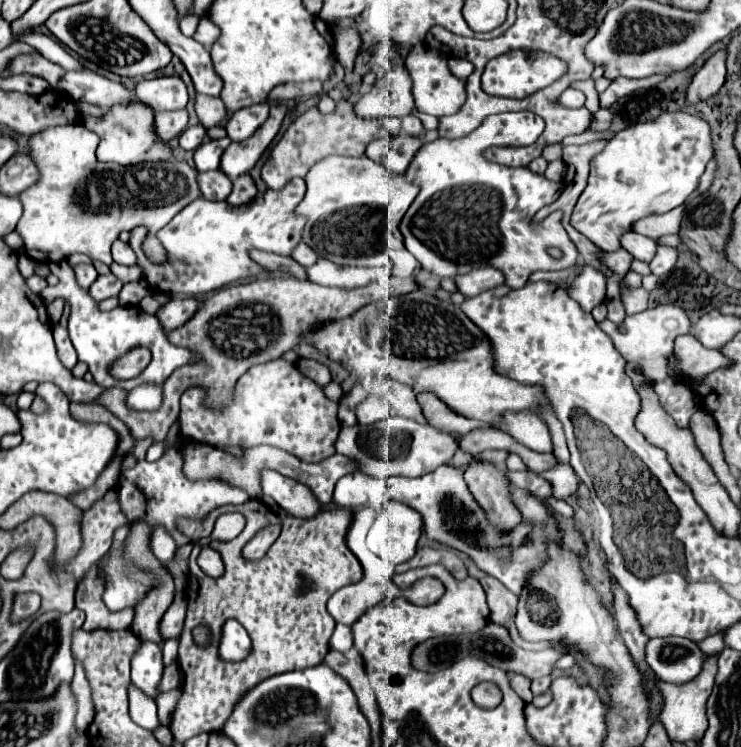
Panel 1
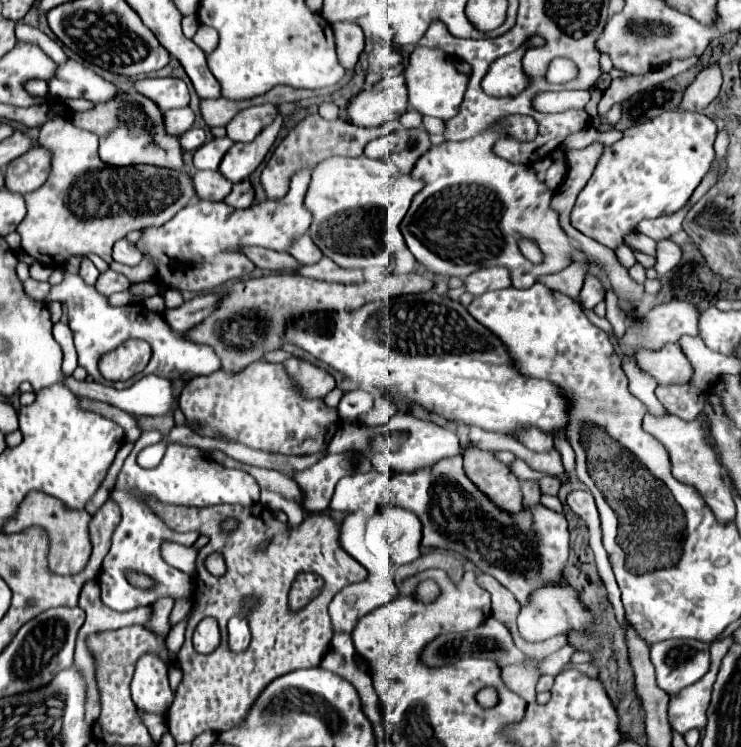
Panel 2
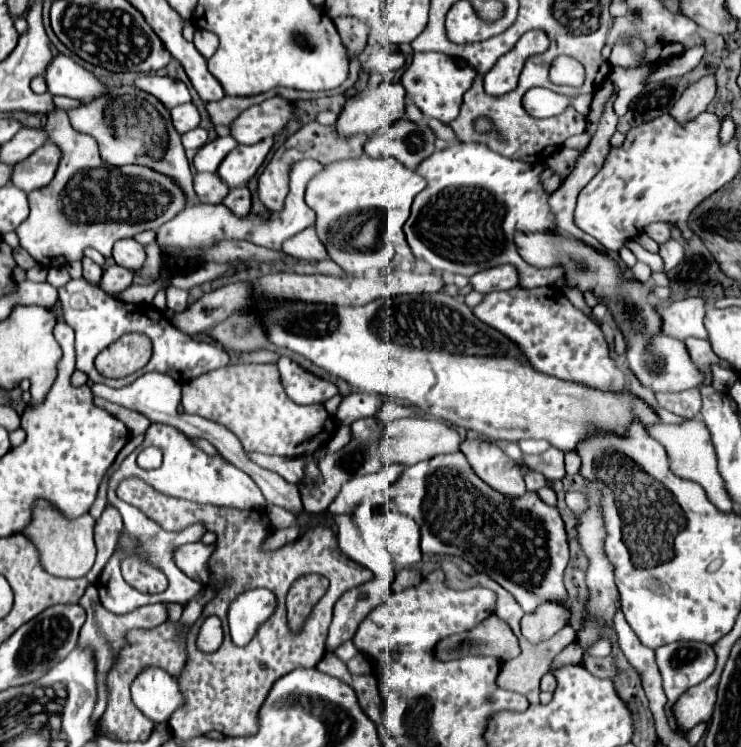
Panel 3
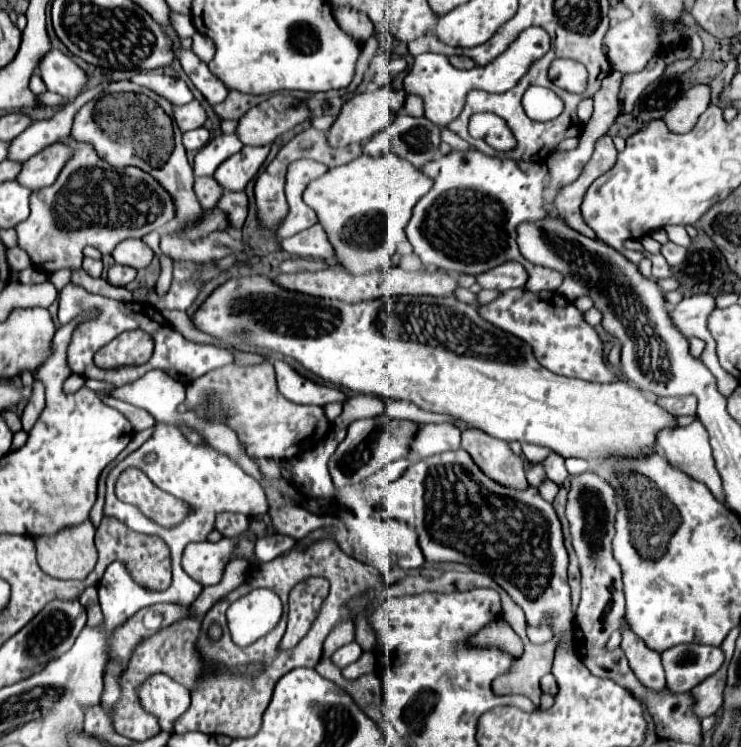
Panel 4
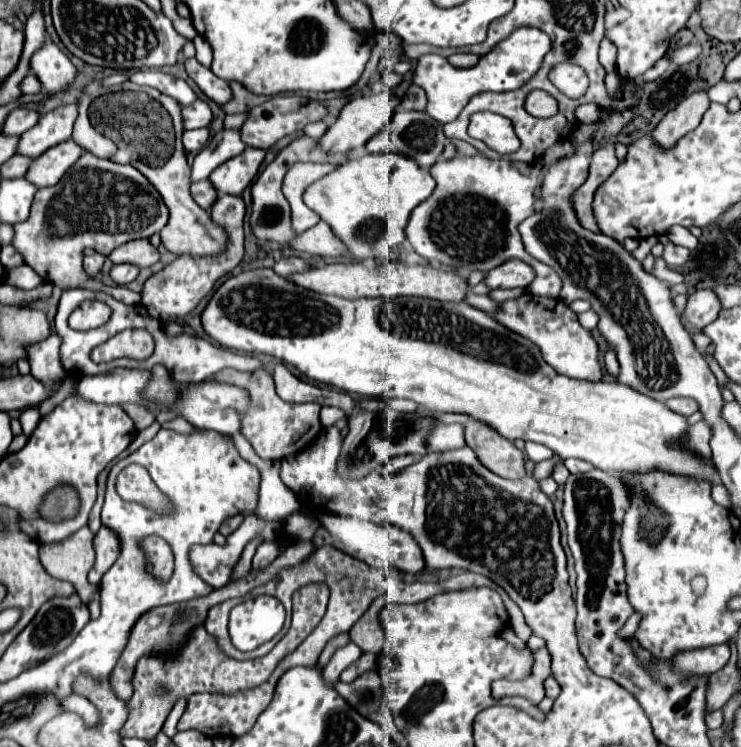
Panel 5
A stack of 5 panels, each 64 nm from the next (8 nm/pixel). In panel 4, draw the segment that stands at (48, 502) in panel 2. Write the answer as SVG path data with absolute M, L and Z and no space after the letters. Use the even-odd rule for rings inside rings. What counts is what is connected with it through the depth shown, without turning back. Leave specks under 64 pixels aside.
M90 520L82 522L80 526L74 526L72 530L60 530L60 534L42 534L40 538L34 538L36 550L38 550L38 564L48 575L68 580L68 578L78 578L84 580L92 568L96 566L96 546L94 546L94 524ZM64 562L64 576L62 576L62 566Z

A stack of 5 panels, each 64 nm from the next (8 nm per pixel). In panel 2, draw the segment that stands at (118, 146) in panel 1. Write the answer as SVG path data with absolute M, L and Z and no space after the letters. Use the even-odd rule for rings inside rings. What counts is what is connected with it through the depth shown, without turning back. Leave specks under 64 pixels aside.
M138 92L122 94L106 104L96 104L88 112L72 112L72 124L98 134L100 148L98 156L110 166L134 166L134 164L154 164L164 168L182 170L182 148L176 136L168 136L162 122L160 108Z

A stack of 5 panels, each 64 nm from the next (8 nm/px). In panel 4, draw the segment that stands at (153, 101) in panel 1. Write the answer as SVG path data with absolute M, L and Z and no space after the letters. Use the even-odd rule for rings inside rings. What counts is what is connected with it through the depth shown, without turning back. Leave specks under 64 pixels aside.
M136 72L132 82L154 90L158 96L166 98L174 106L188 104L194 98L184 80L172 78L172 76L166 76L166 74L160 74L160 72Z

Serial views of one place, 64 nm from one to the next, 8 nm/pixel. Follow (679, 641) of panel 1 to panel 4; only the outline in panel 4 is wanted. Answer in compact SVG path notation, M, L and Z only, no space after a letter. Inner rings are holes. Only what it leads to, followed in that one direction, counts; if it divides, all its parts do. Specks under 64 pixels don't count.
M672 646L660 654L666 672L666 686L672 694L692 690L704 678L712 676L724 662L724 654L716 646Z

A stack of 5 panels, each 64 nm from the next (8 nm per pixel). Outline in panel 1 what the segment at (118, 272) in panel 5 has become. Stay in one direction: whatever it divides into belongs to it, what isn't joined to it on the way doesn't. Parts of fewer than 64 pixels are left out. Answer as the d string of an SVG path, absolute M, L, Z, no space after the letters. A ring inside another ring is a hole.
M108 274L108 276L98 276L96 282L88 288L88 294L92 294L96 302L100 302L100 300L116 296L120 288L122 288L122 282L114 274Z

